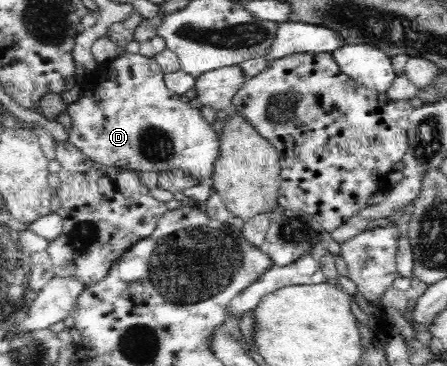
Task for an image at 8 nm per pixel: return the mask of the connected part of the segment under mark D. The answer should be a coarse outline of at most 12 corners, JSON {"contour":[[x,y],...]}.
{"contour":[[124,51],[67,104],[92,162],[206,182],[220,138]]}

